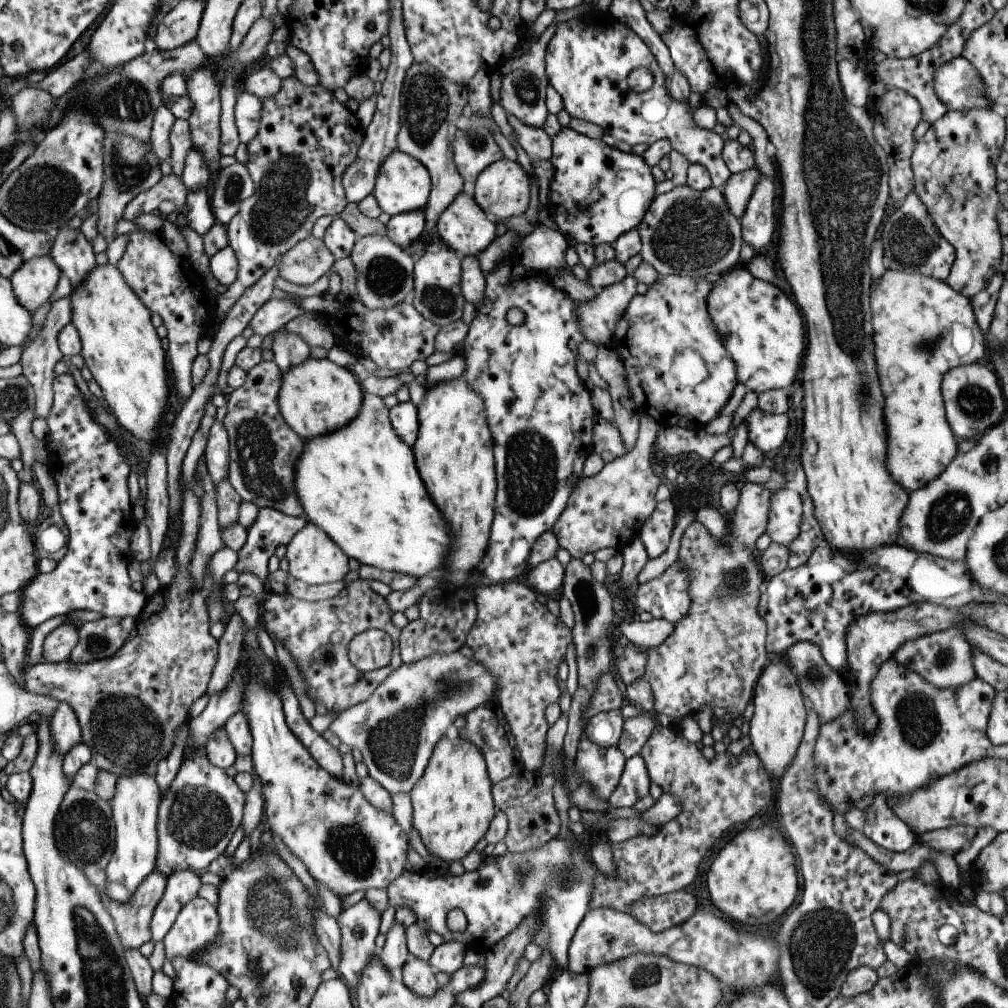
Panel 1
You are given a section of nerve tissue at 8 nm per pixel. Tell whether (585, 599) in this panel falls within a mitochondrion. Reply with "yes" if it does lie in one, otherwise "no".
yes

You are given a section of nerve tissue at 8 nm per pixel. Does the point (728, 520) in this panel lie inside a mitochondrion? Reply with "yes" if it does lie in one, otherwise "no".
no

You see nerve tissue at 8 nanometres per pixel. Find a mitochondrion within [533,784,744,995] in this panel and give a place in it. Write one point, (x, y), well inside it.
(644, 975)

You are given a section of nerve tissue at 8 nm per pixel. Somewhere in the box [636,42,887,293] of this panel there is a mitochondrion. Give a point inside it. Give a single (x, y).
(692, 234)

